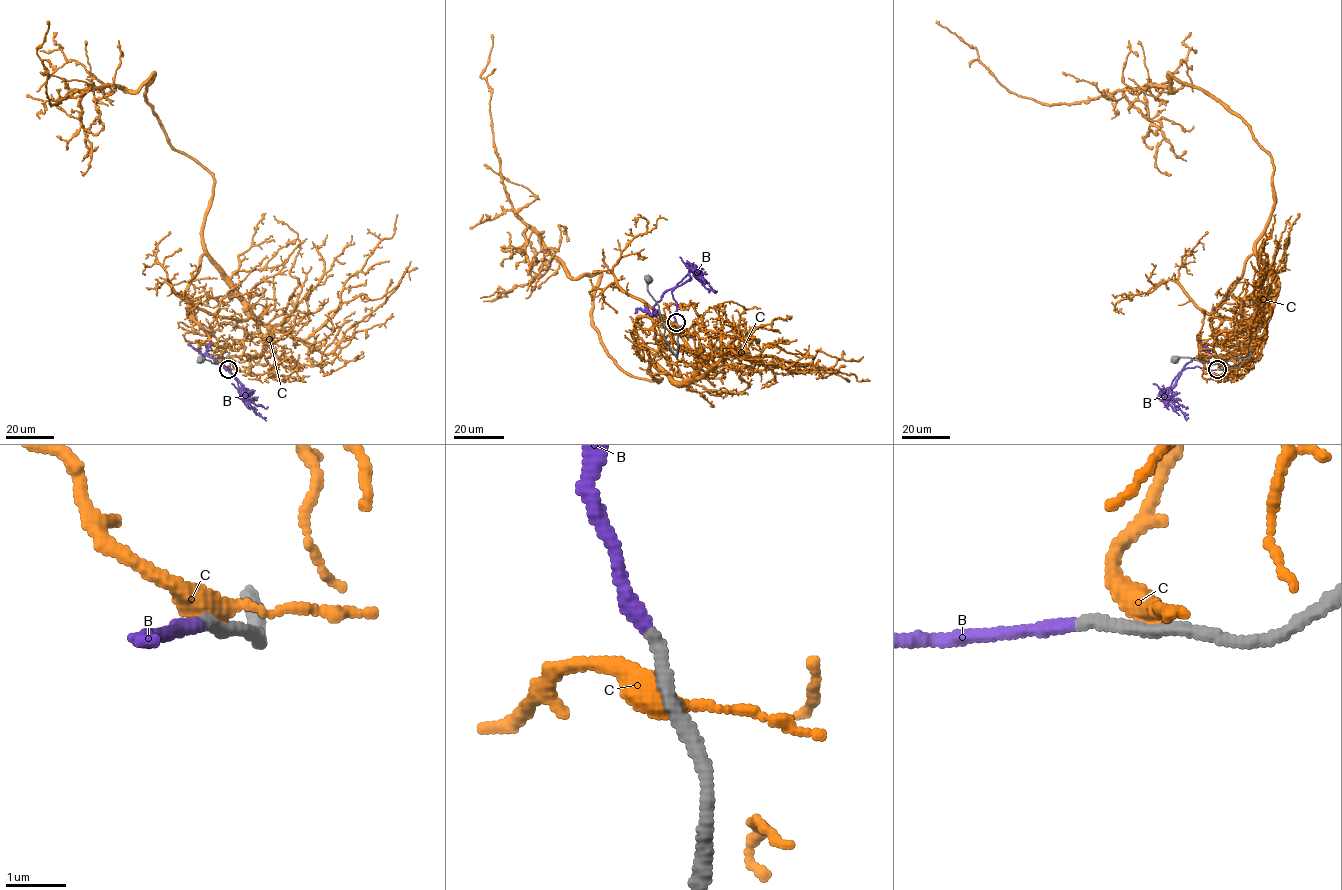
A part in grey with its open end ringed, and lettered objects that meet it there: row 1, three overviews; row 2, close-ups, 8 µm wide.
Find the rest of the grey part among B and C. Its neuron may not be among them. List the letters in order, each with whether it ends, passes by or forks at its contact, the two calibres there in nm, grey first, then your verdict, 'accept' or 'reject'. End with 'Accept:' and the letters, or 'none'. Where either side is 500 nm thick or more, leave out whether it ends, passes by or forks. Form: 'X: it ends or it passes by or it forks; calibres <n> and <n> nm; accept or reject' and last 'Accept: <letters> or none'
B: it ends; calibres 220 and 220 nm; accept
C: it passes by; calibres 320 and 400 nm; reject
Accept: B

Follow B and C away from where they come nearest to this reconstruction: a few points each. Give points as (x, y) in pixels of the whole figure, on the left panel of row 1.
B: (228, 369), (228, 366), (224, 368), (237, 382), (243, 400), (266, 420)
C: (229, 369), (186, 297), (213, 176), (146, 102), (153, 73), (51, 104), (37, 53), (48, 21)

